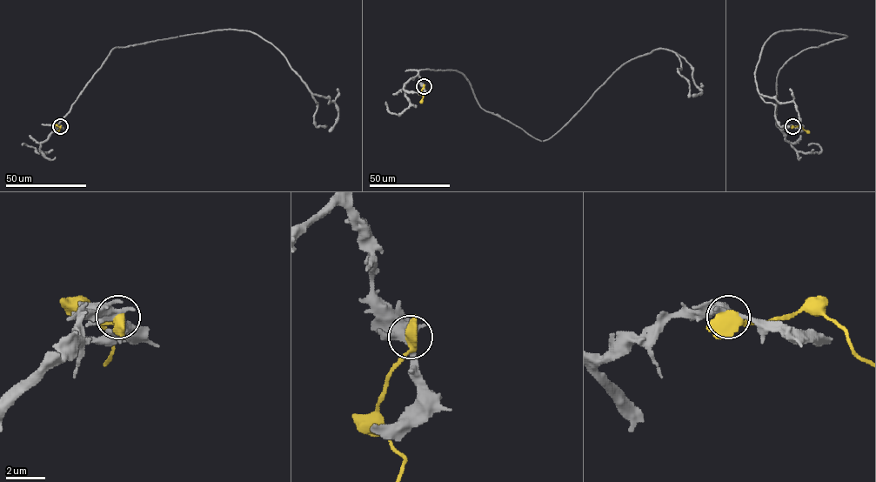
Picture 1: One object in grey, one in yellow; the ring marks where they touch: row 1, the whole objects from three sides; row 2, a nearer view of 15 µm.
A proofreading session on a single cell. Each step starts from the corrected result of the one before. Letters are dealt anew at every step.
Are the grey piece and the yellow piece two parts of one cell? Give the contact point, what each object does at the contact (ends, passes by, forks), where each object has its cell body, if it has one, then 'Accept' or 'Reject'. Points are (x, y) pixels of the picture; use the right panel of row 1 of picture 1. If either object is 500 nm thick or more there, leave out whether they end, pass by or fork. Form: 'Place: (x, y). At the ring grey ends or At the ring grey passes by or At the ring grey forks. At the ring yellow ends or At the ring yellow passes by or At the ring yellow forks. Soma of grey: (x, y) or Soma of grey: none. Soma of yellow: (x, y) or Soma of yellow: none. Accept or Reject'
Place: (792, 126). At the ring grey passes by. At the ring yellow forks. Soma of grey: none. Soma of yellow: none. Accept

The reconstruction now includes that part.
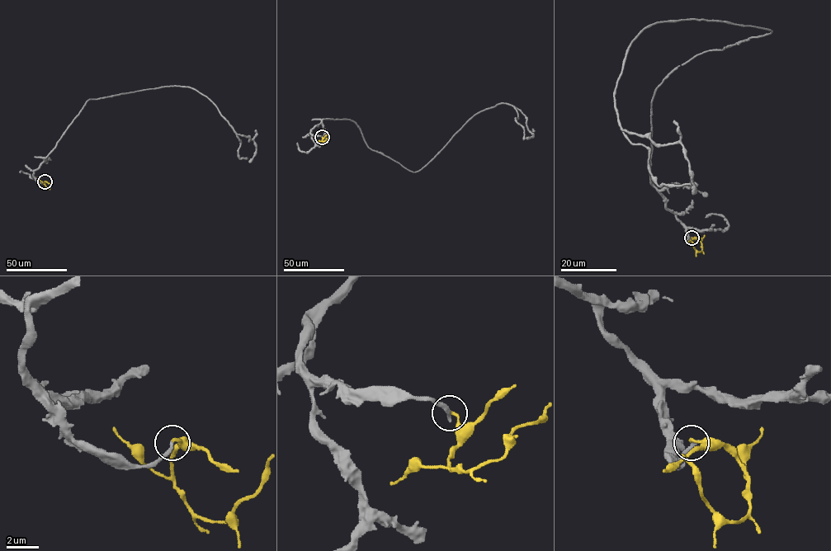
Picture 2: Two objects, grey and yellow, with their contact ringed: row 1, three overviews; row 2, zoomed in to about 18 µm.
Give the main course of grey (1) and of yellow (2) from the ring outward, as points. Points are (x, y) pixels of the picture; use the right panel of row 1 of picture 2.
1: (691, 237), (651, 183), (655, 89), (772, 30), (681, 19), (631, 42), (617, 121), (679, 143), (694, 194)
2: (691, 237), (696, 237), (701, 242), (700, 251), (694, 248), (690, 240)

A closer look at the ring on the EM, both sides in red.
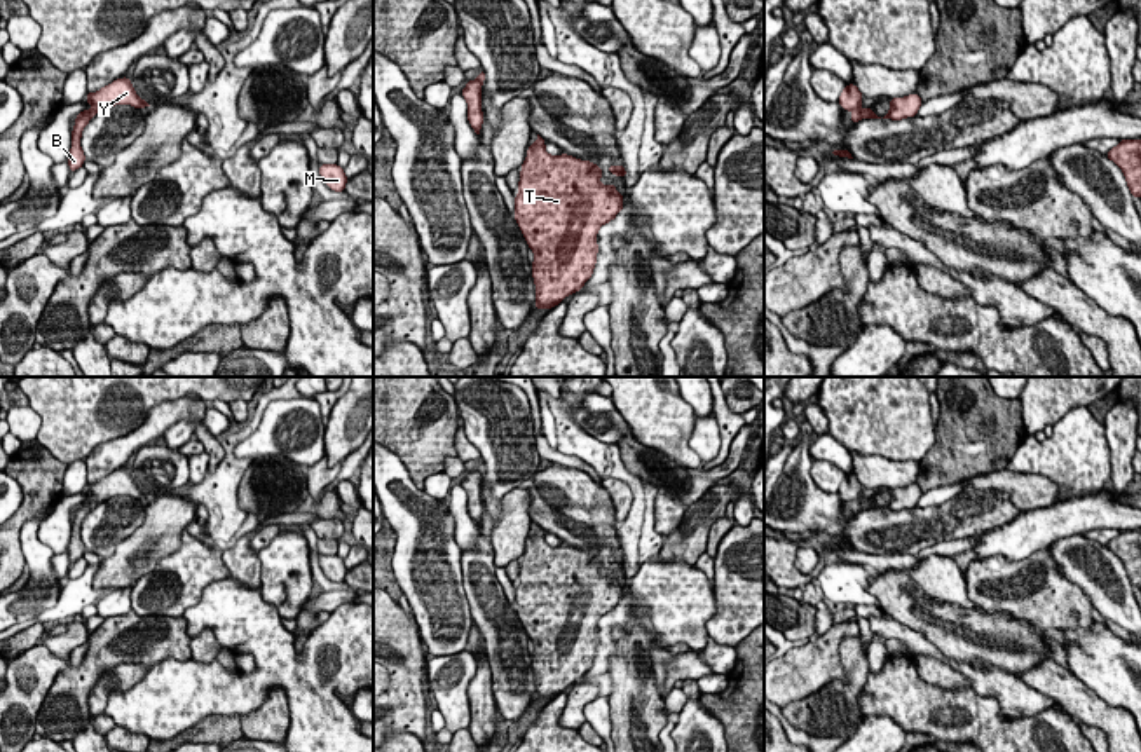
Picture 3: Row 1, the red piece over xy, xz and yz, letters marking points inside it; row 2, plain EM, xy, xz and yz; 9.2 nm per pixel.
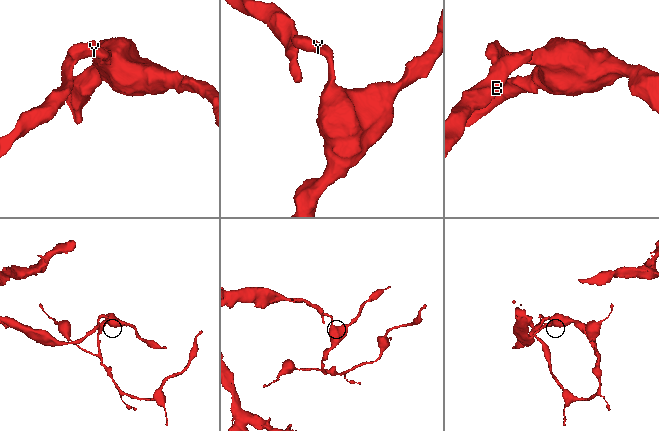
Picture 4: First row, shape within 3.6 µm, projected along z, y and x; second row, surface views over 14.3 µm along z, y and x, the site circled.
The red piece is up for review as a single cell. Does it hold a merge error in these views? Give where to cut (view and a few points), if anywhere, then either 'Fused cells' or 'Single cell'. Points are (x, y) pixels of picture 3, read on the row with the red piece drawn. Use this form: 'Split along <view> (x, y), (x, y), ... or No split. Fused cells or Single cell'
Split along xy (88, 110), (91, 117). Fused cells

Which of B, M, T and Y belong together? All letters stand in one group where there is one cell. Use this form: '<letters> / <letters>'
B / M T Y

